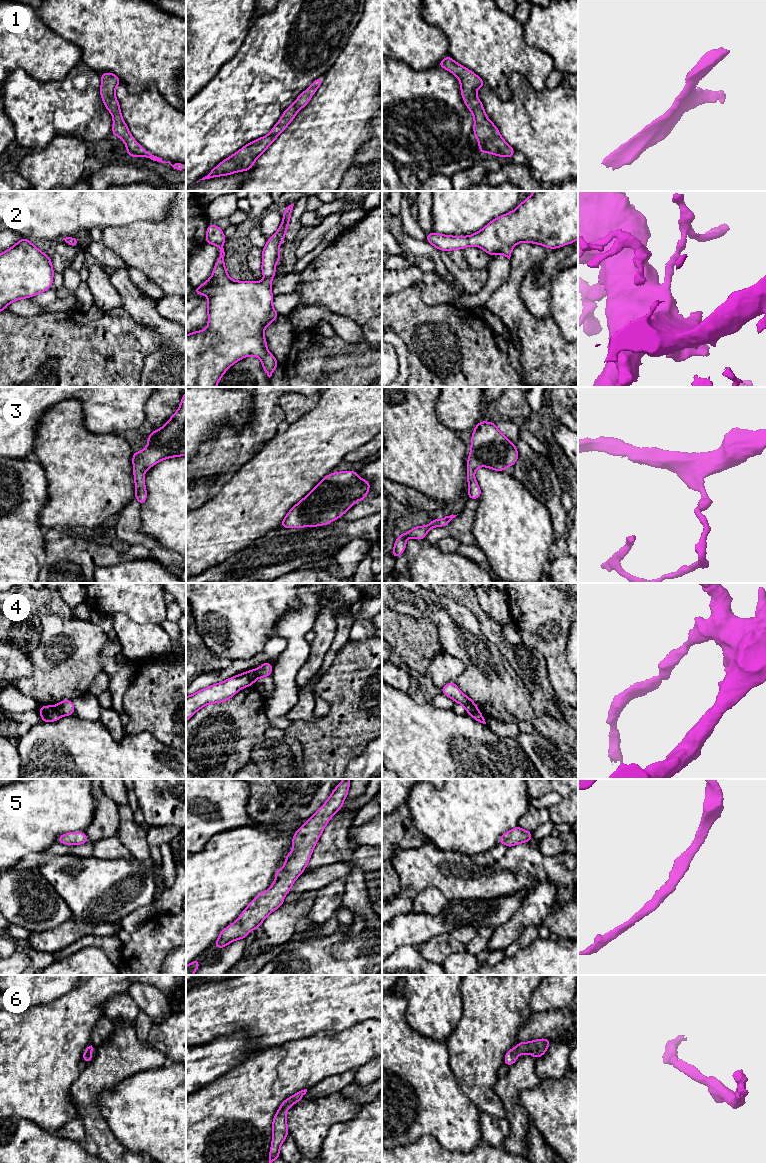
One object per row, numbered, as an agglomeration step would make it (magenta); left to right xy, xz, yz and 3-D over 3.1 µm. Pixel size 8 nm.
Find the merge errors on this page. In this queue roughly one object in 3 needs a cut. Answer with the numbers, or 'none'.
4

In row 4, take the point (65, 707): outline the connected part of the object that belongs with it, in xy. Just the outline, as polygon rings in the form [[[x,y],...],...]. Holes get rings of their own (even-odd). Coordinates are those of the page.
[[[61,700],[55,708],[61,716],[75,714],[74,701],[72,700]]]

